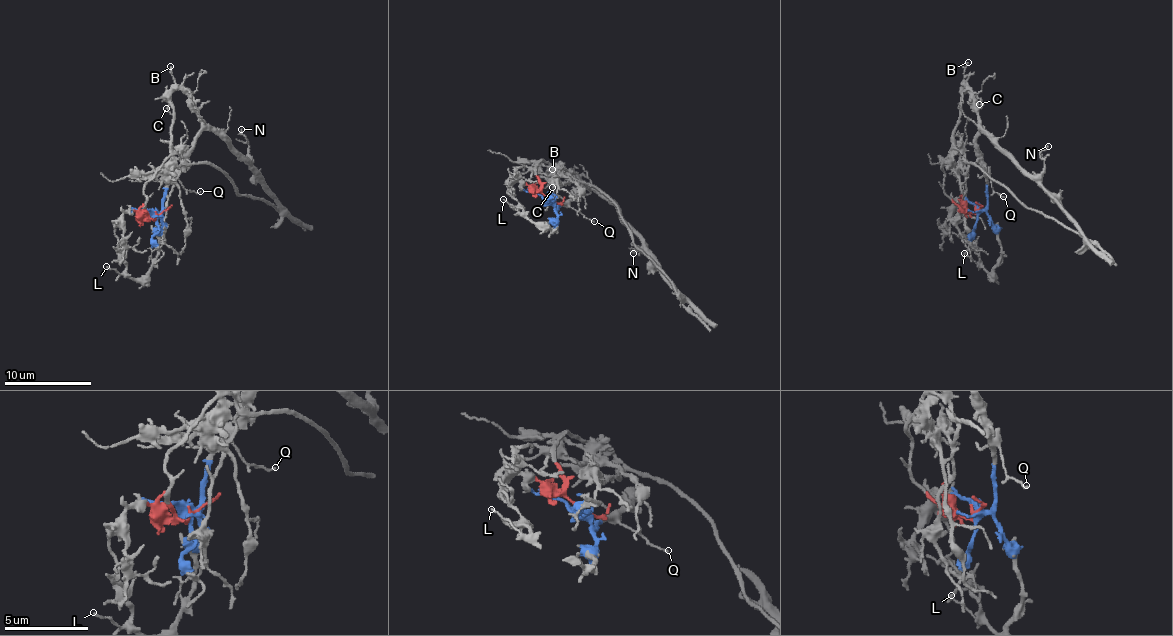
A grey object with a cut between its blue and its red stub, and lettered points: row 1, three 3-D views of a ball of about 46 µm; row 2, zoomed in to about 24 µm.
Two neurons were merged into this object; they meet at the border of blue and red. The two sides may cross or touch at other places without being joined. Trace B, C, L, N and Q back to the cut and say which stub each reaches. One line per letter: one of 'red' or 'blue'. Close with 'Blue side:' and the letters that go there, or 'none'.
B: blue
C: blue
L: blue
N: blue
Q: blue
Blue side: B, C, L, N, Q

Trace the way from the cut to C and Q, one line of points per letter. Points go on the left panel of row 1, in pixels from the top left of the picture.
C: (157, 216), (163, 208), (163, 187), (200, 128), (194, 102), (180, 89), (166, 98), (165, 108)
Q: (157, 216), (163, 208), (163, 189), (176, 176), (186, 190), (194, 193), (201, 190)

